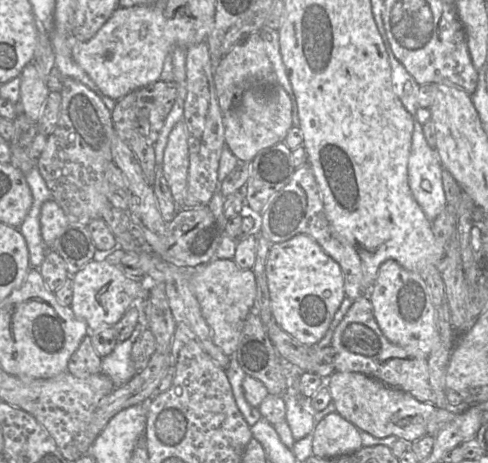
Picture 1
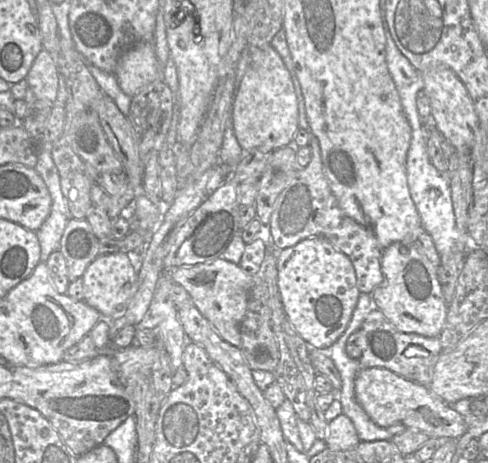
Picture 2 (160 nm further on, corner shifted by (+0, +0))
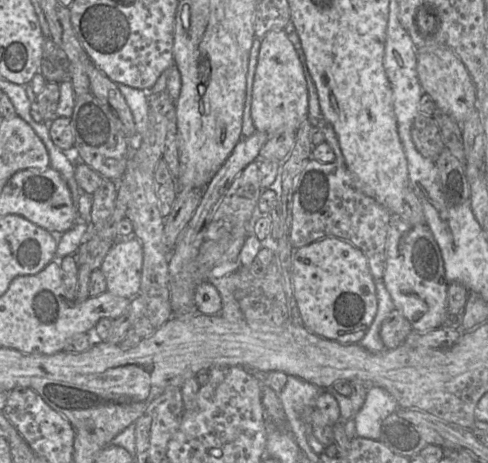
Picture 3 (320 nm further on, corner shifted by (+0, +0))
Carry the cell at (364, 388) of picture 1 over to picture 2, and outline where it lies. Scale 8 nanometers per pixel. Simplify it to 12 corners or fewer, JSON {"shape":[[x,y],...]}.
{"shape":[[360,370],[354,394],[383,428],[458,439],[463,416],[428,387]]}

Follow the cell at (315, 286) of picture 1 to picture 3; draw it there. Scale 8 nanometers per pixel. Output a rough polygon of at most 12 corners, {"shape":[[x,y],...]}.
{"shape":[[325,237],[294,249],[302,325],[359,343],[378,307],[363,252]]}

